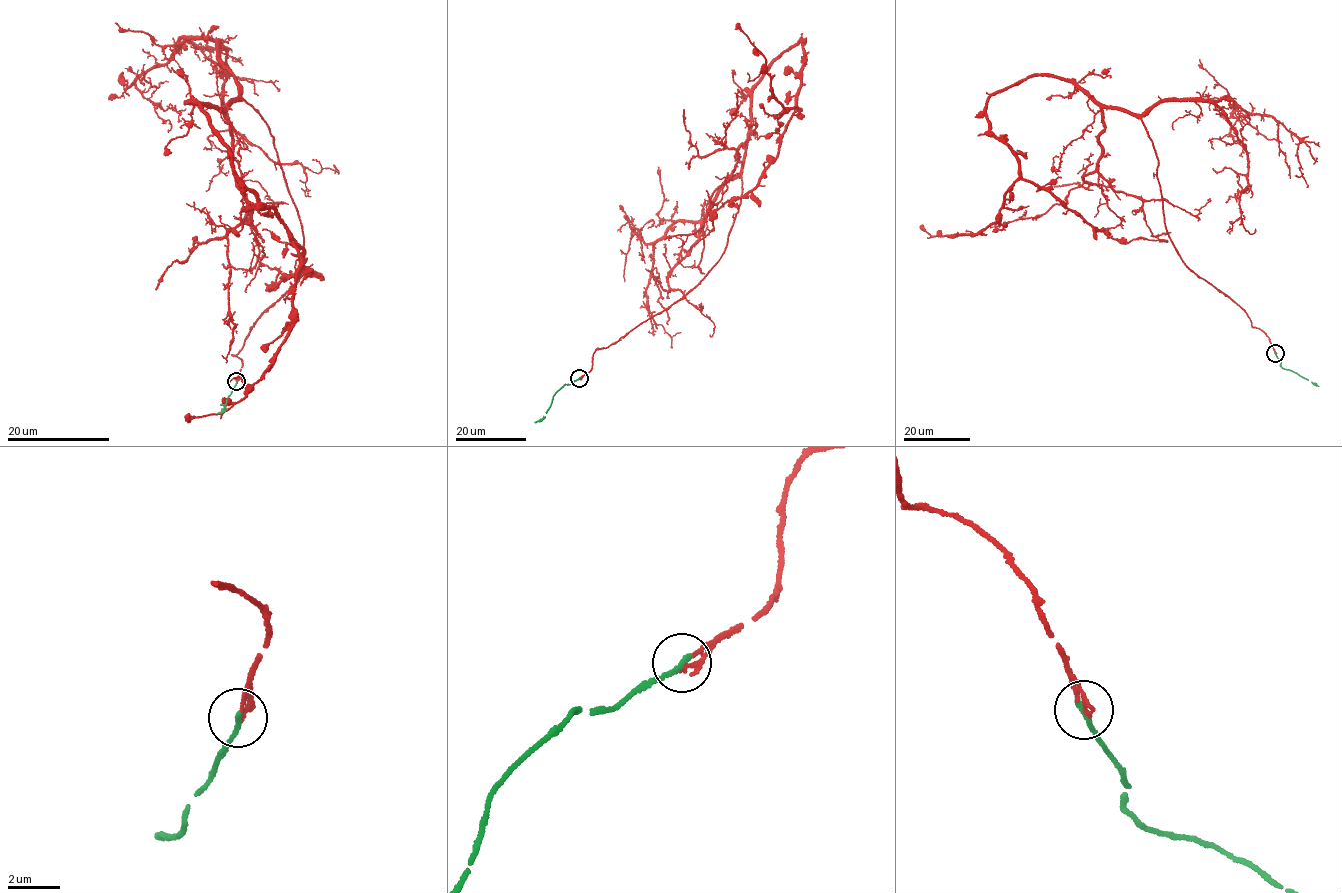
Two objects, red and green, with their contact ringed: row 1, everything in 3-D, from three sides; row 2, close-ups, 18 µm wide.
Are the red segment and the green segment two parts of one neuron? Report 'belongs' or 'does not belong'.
belongs

